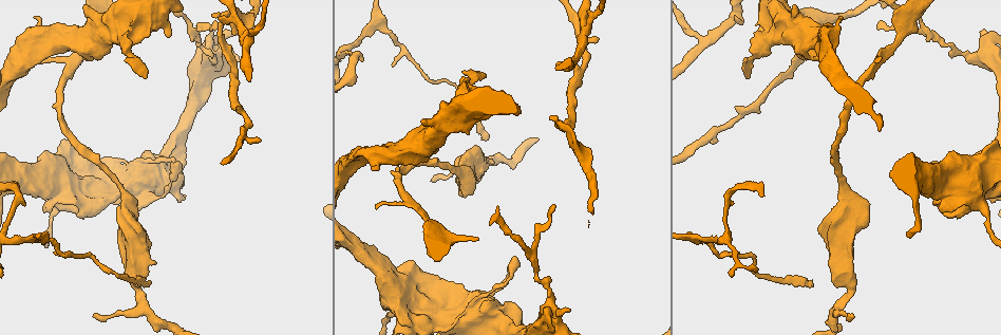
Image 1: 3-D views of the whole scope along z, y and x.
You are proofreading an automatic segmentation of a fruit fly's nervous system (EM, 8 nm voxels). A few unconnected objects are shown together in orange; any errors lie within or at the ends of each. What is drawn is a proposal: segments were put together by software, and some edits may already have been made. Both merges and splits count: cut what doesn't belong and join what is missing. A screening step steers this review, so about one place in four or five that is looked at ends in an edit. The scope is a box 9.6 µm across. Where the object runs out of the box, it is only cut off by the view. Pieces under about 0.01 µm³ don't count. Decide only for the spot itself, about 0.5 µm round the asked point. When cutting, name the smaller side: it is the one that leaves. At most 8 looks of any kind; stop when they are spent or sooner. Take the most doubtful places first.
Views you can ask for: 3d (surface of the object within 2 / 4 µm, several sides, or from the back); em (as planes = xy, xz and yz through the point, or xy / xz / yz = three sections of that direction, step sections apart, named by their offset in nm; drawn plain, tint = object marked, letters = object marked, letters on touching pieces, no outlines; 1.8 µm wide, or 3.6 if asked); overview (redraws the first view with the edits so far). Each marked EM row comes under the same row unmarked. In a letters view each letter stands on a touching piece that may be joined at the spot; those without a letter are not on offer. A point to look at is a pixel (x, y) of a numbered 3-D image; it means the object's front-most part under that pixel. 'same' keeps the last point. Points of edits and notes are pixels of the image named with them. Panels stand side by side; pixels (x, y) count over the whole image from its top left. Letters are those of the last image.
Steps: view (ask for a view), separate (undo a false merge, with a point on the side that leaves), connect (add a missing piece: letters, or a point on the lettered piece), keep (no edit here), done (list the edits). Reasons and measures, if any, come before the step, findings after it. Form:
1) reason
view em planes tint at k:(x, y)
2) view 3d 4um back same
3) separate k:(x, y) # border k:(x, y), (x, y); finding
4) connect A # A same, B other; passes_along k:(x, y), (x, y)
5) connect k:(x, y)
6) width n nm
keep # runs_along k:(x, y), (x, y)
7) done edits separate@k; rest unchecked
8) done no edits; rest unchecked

touches itself
view em 3.6um planes letters at 1:(132, 184)

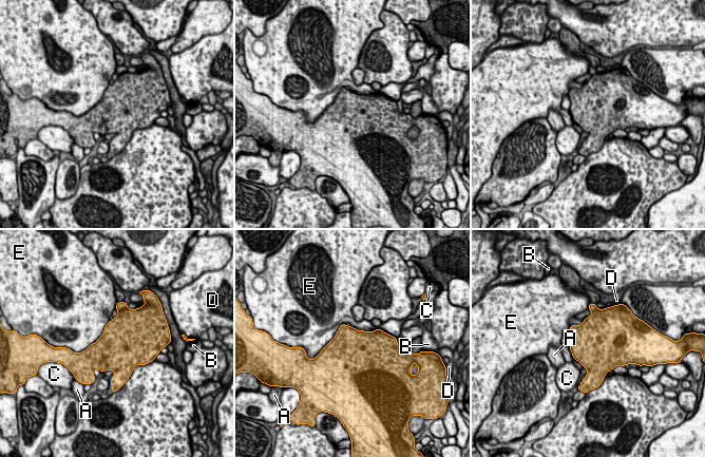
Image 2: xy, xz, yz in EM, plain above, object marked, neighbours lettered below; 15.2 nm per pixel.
width 750 nm
keep # A other, B other, C other, D other, E other; border 2:(109, 320), (103, 332), (80, 353); one neuron here

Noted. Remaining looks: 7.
calibre changes
view em yz step 16 letters at 1:(939, 200)

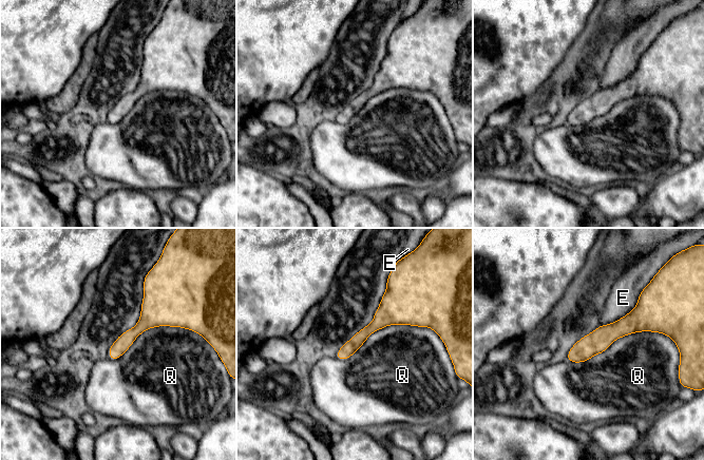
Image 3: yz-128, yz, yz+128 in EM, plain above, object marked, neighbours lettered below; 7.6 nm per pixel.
keep # E other, Q other; border 3:(661, 332), (566, 359); continuous, no second neuron

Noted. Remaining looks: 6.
three-way junction
view 3d 2um at 1:(191, 34)

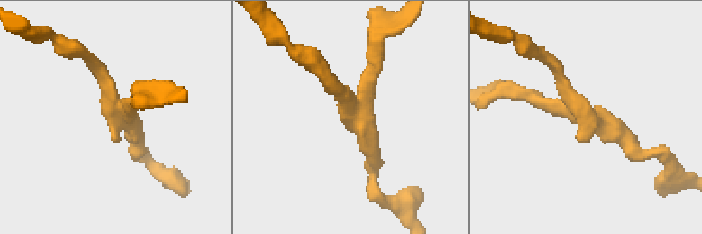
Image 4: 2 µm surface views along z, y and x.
arms 3; shape alone is not enough
view em xz step 4 letters at 4:(586, 113)

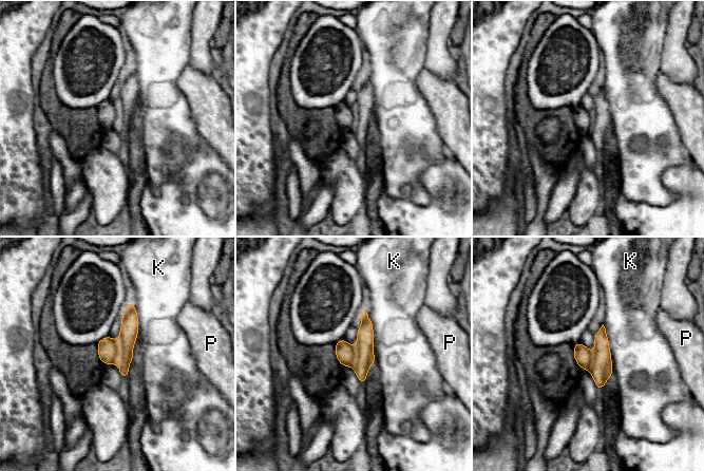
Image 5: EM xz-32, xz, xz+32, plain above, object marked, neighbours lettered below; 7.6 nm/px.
cut it another way
view em planes letters same

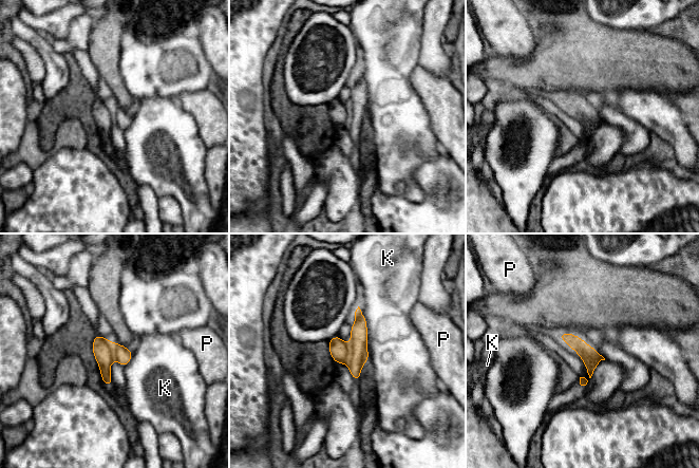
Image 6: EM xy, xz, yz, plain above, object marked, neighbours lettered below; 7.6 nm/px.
width 140 nm
separate 6:(339, 350) # K other, P other; two neurons meet here

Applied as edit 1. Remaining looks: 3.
done edits separate@6; rest unchecked

